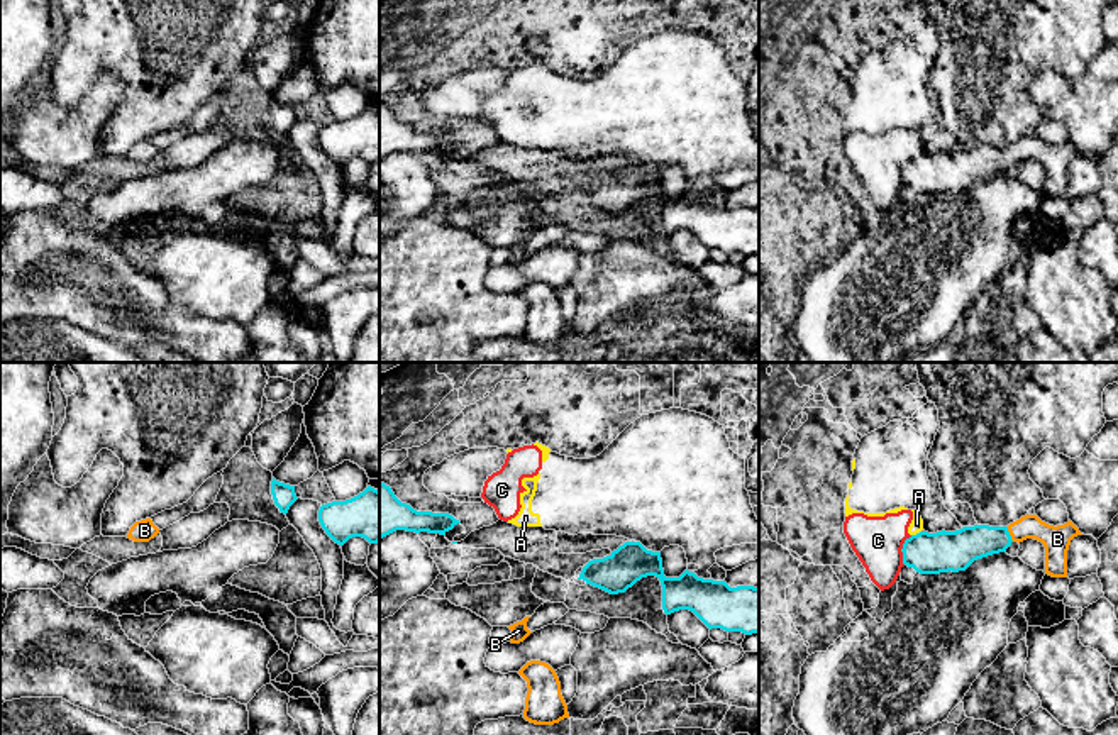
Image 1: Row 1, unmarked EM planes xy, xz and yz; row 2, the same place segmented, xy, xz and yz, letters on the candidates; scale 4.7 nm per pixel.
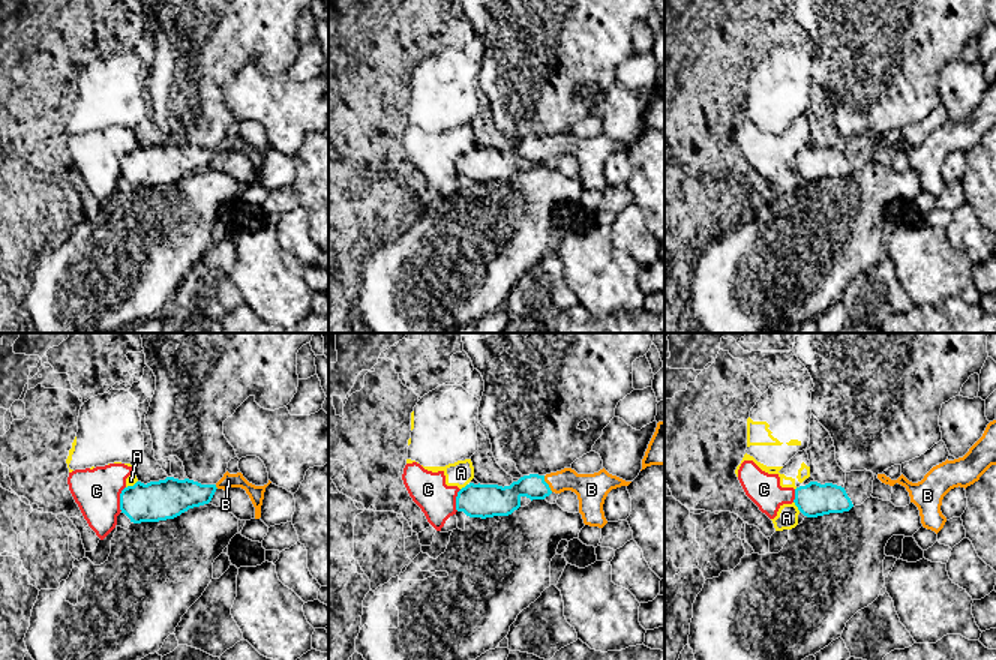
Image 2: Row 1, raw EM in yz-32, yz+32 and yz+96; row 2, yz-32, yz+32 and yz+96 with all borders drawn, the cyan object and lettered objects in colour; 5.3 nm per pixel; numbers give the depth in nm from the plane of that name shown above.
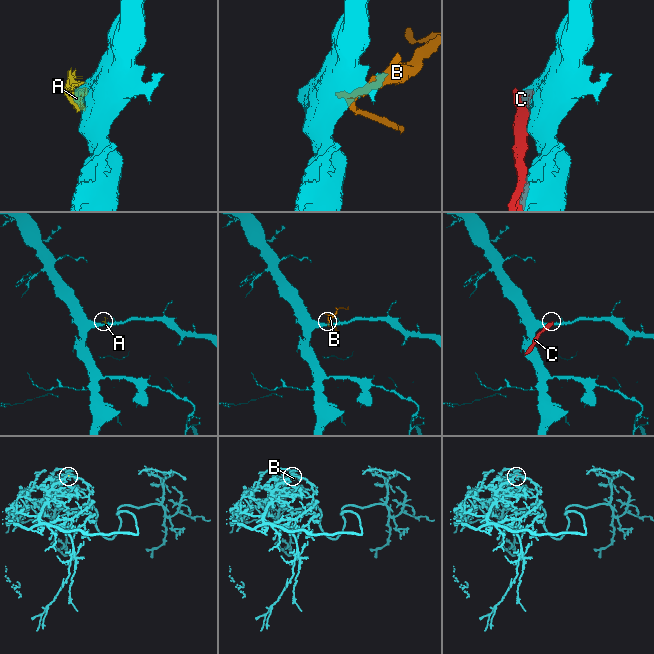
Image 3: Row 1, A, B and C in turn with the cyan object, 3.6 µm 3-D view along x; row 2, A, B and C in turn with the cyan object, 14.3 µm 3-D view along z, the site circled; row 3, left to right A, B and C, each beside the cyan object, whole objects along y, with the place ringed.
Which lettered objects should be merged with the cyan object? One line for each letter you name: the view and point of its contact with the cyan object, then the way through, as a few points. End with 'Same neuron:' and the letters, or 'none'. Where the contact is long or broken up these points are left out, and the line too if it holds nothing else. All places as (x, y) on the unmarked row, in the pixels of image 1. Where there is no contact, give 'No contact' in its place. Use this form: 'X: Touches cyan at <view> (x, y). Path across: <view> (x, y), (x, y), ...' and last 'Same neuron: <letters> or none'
B: Touches cyan at yz (1008, 154). Path across: yz (959, 170), (1008, 154), (1044, 153), (1057, 160)
Same neuron: B

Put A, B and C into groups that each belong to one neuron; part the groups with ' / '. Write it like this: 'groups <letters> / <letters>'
groups A C / B

